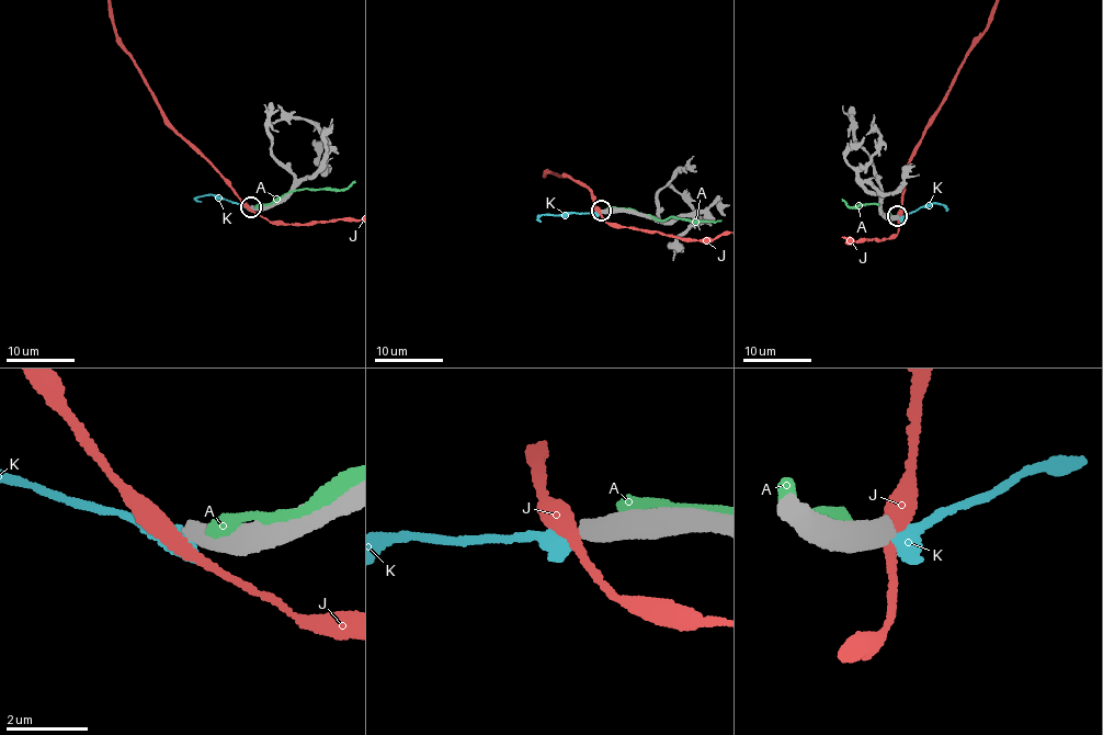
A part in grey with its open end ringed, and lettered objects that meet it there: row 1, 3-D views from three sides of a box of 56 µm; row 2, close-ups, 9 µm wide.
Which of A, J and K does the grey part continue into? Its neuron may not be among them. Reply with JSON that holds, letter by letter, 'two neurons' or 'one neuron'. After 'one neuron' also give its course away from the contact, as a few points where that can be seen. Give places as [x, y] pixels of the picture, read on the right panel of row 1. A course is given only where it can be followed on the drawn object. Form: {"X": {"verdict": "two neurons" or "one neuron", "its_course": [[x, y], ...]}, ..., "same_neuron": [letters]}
{"A": {"verdict": "two neurons"}, "J": {"verdict": "two neurons"}, "K": {"verdict": "two neurons"}, "same_neuron": []}

